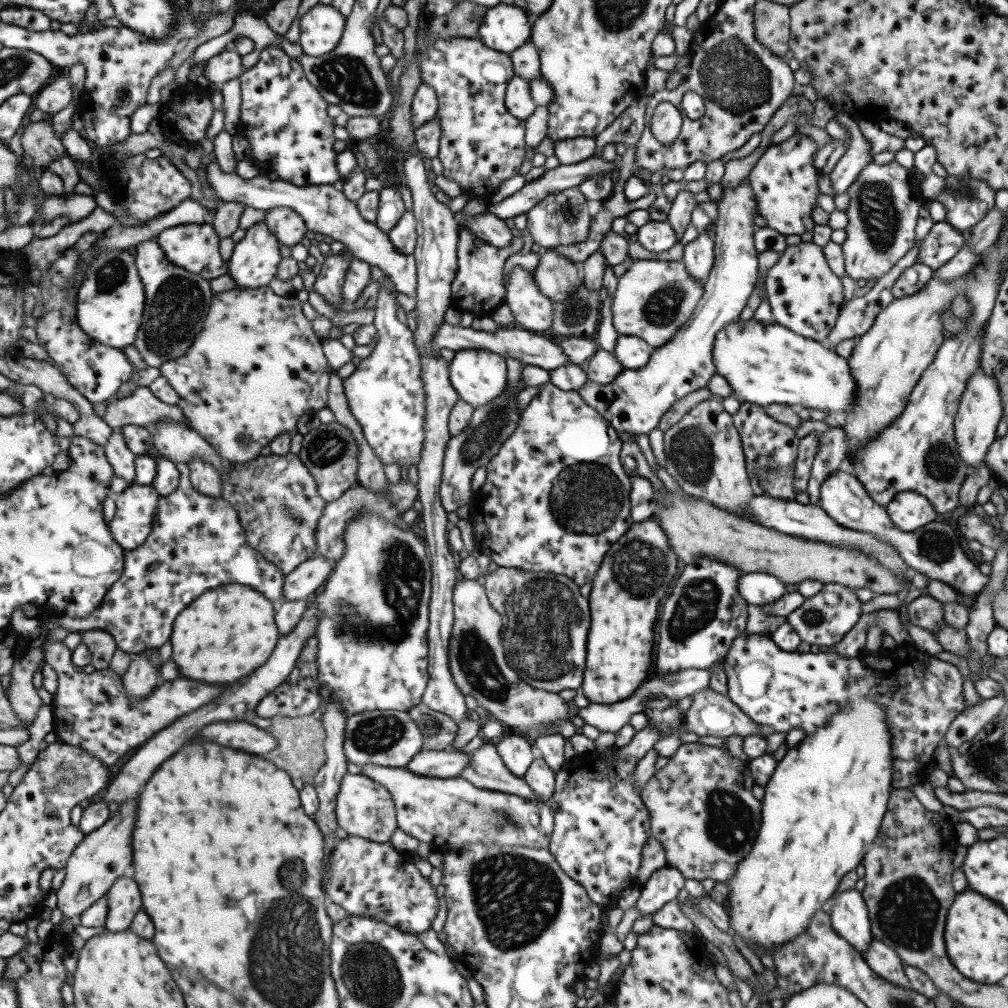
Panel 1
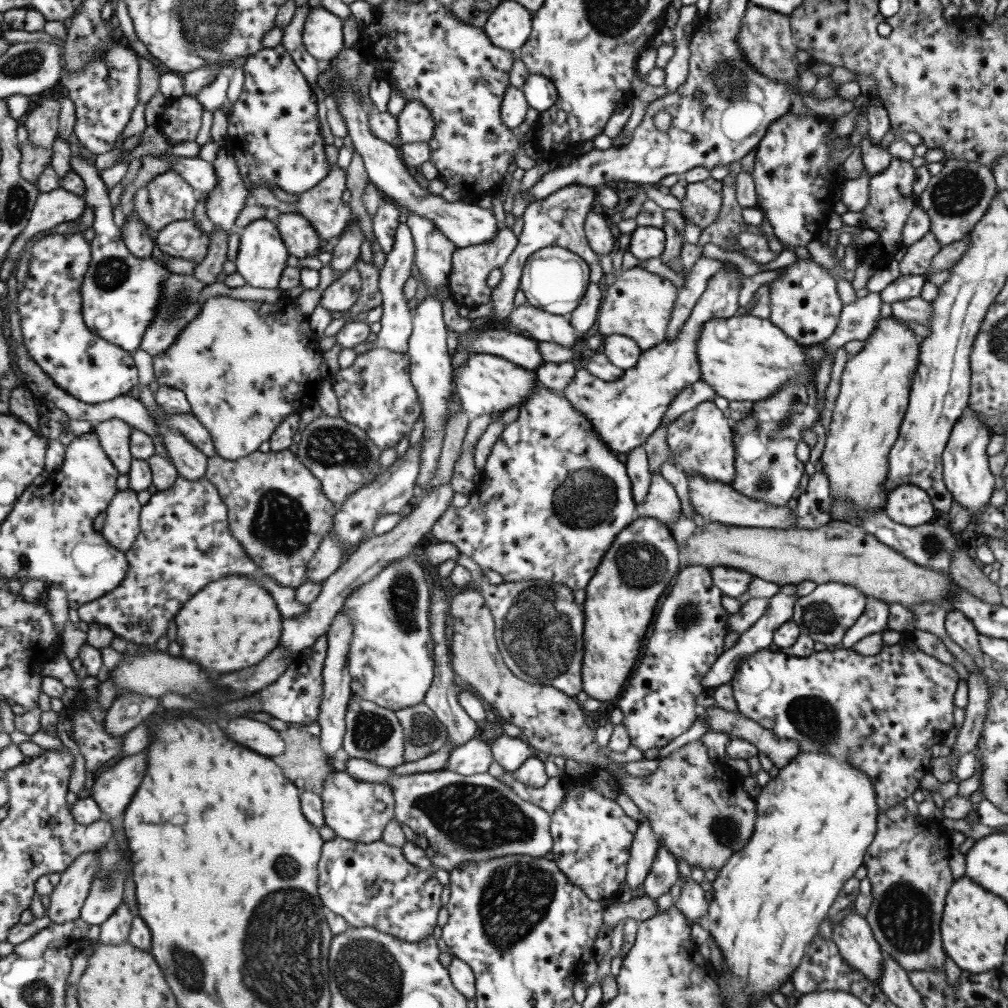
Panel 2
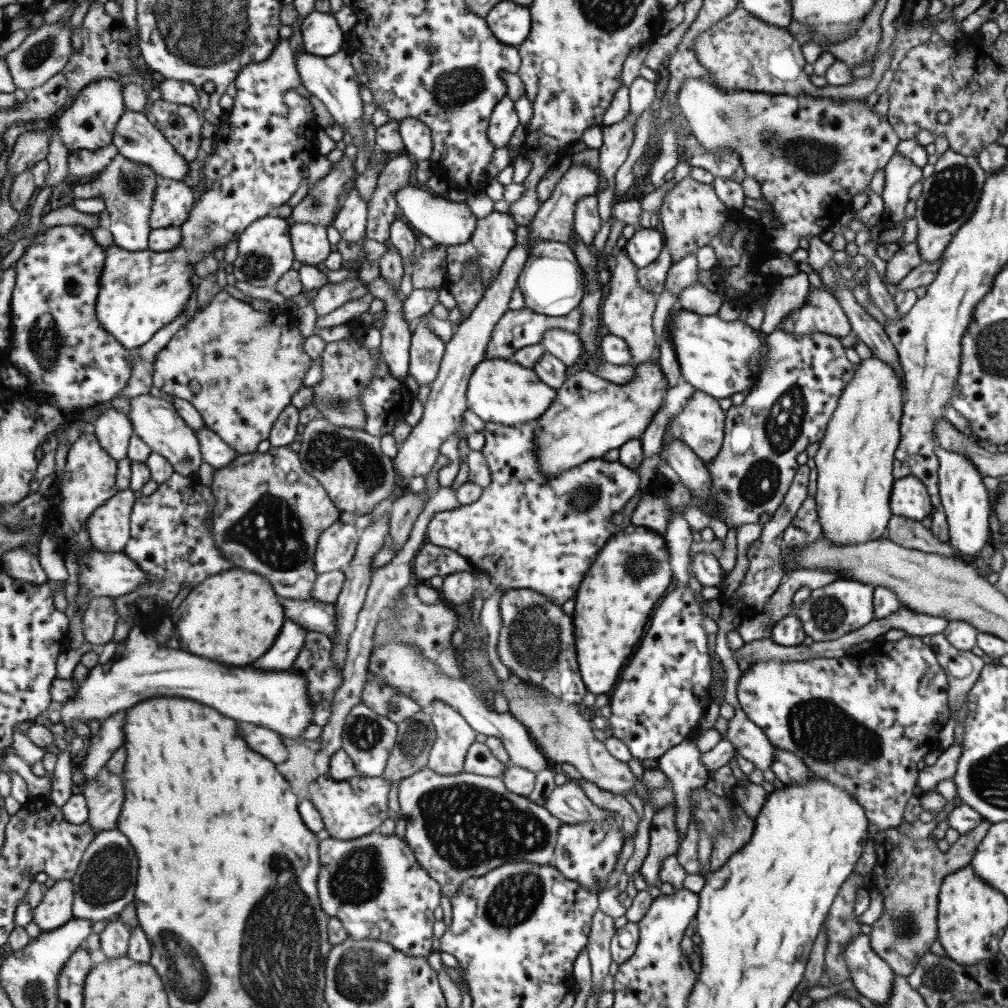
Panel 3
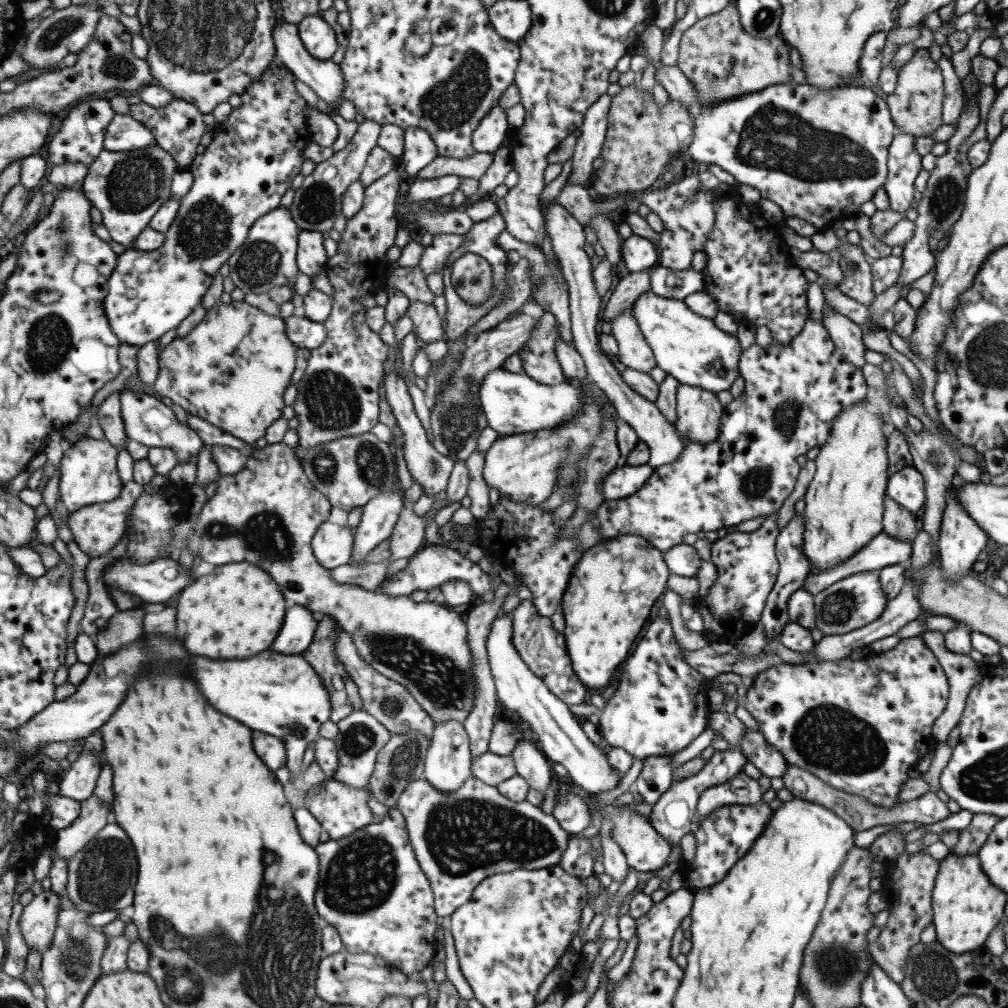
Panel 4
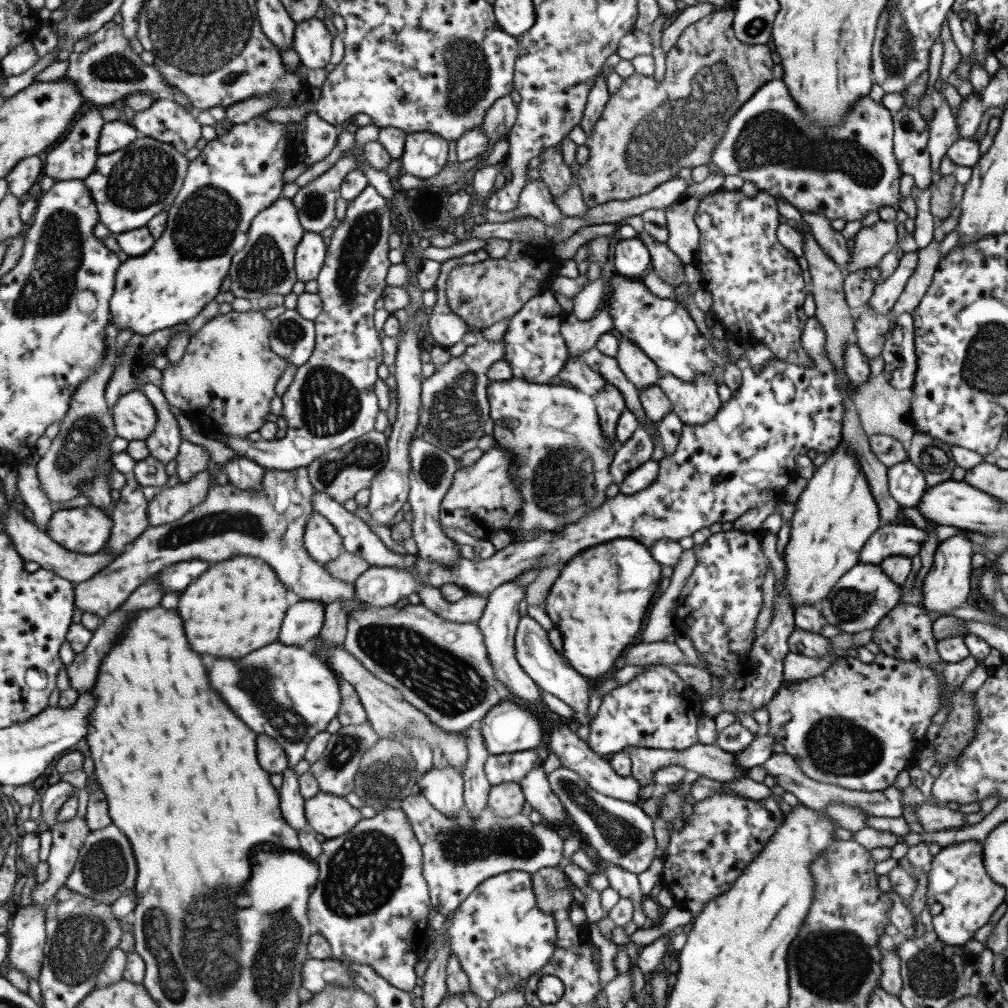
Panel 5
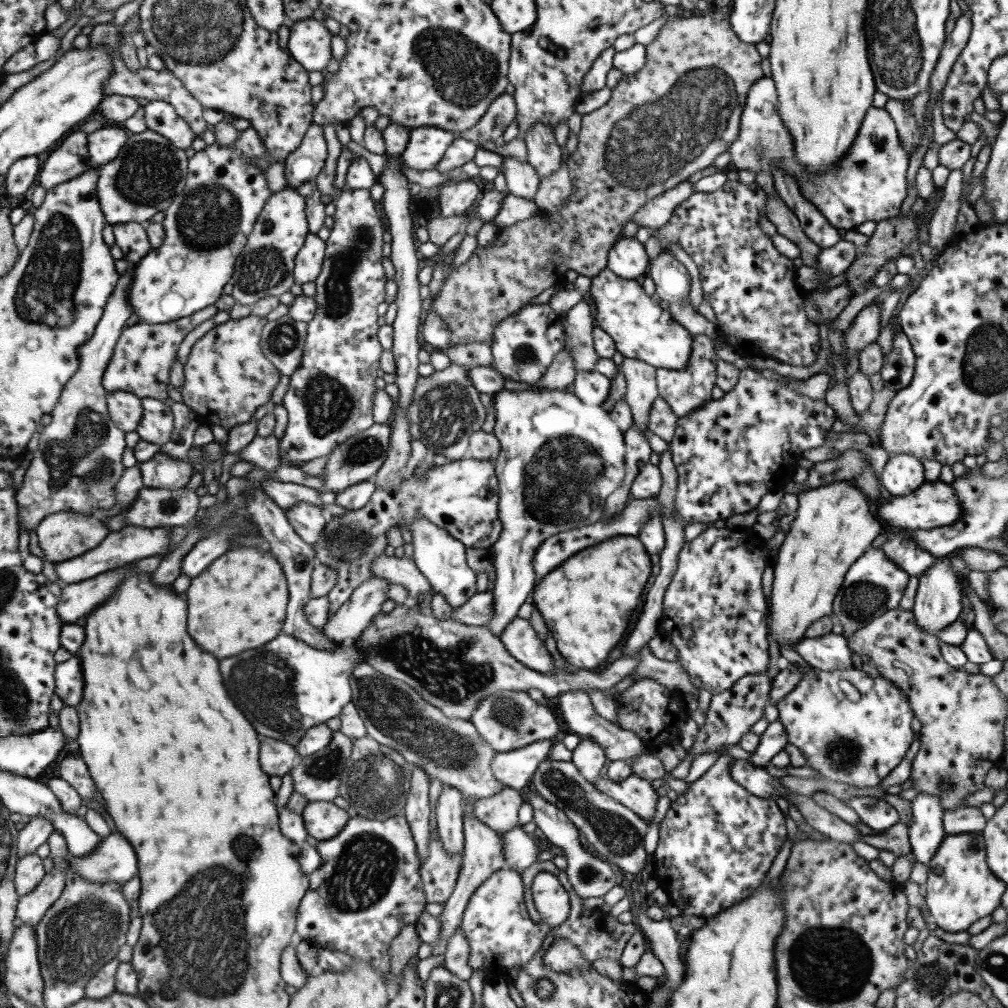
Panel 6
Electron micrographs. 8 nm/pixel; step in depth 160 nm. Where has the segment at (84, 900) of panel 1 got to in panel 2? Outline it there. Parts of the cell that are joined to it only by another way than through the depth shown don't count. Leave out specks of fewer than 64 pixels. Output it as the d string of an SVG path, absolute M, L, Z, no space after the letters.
M100 850L86 852L75 860L72 866L61 874L60 881L53 887L45 916L57 924L81 919L82 908L89 896L99 863Z

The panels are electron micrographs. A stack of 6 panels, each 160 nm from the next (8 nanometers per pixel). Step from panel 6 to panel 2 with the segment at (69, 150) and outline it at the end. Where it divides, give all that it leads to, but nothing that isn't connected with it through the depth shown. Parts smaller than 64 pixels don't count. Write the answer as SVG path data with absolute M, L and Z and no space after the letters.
M118 41L103 56L96 54L96 59L83 72L75 74L64 66L62 84L76 106L74 134L95 156L119 146L121 132L131 122L135 106L139 104L140 72L140 59L133 47Z

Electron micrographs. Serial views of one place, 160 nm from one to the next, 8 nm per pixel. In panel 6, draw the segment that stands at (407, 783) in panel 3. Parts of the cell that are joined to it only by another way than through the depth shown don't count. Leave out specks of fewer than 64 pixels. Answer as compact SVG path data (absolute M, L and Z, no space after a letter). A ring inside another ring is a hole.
M519 824L498 835L503 841L502 853L506 860L504 866L507 869L523 872L535 862L535 857L543 850L535 835L523 832ZM430 834L427 858L421 862L419 868L422 891L425 897L425 902L437 902L437 904L443 904L449 898L449 895L452 894L452 890L454 889L462 852L448 854L448 852L444 851L440 839L438 838L437 841L433 841L431 836L432 835Z

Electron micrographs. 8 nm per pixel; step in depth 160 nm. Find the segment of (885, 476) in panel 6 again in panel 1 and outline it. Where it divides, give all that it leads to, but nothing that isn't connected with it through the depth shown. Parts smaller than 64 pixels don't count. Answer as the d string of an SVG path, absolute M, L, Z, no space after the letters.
M913 491L898 492L884 507L890 521L903 532L911 532L940 519L931 503Z

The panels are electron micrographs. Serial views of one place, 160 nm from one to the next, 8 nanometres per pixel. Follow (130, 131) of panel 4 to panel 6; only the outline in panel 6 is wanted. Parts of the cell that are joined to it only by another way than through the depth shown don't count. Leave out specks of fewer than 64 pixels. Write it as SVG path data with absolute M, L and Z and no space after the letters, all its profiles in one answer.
M120 124L109 125L88 134L88 147L95 166L111 162L119 156L132 134Z

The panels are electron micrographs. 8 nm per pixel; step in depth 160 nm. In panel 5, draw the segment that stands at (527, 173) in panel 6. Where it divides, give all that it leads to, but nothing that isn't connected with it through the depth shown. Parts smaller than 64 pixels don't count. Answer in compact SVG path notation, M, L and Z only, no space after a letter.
M527 177L527 184L519 192L517 209L509 212L484 211L486 223L502 224L514 221L521 217L532 216L545 226L553 228L563 220L563 214L559 213L559 207L553 203L552 195L545 187L541 179Z

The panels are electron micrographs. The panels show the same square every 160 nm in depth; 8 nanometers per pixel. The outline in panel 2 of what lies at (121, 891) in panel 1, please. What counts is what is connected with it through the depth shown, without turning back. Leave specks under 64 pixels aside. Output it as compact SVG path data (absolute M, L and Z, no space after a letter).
M124 902L109 921L100 926L99 939L102 944L123 944L130 940L130 932L137 915Z

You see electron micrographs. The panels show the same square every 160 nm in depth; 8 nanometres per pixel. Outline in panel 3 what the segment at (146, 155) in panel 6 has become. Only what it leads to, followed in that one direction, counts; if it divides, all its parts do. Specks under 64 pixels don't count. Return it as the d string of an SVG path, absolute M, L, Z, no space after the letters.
M119 153L98 177L88 183L76 185L73 194L75 199L103 199L107 205L106 210L113 214L106 227L111 232L114 242L121 248L133 252L144 251L149 249L150 234L153 230L153 203L161 180L162 178L153 172L151 166L137 164Z

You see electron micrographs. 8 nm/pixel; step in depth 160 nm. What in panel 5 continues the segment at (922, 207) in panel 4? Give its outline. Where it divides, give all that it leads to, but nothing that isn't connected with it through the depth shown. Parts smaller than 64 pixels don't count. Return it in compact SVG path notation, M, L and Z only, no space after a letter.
M916 251L903 253L901 258L898 259L898 265L893 273L885 280L877 283L877 286L873 288L873 294L871 294L871 298L867 300L865 306L874 310L876 313L888 314L895 300L901 294L907 278L911 276L916 262Z

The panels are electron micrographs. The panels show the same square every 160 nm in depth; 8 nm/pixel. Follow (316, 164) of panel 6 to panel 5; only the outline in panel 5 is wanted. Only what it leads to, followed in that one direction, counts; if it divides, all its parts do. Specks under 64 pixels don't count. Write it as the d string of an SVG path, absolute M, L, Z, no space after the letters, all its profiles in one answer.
M315 111L309 113L304 120L304 145L306 146L306 154L308 160L300 162L307 164L307 167L313 166L313 162L325 160L337 144L337 136L339 136L340 128L326 120L323 120Z

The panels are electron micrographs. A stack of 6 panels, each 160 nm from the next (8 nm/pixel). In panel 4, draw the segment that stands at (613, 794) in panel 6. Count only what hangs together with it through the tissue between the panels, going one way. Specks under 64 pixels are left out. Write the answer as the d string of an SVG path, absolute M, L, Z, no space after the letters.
M501 611L490 624L485 640L487 665L501 709L506 713L513 711L514 718L527 722L540 751L550 763L560 764L565 768L568 778L579 791L597 794L617 787L621 775L607 762L604 747L596 747L591 743L591 738L581 731L582 721L573 716L568 706L551 694L545 684L527 669L511 644L511 633L512 614Z

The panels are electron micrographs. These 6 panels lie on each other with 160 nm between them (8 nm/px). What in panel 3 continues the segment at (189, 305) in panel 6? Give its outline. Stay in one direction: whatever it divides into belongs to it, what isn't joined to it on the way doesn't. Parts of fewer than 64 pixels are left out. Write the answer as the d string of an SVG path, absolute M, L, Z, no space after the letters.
M281 38L276 46L276 50L273 51L273 54L264 62L257 62L246 66L244 70L240 72L240 76L235 83L238 91L233 100L233 106L229 110L228 120L219 127L214 137L216 147L213 152L209 153L204 159L204 174L206 180L204 192L200 196L199 201L196 202L192 214L189 215L189 220L180 227L181 233L183 233L183 241L181 241L181 244L177 245L176 249L167 252L155 252L151 249L133 252L121 248L116 243L114 243L113 246L106 248L106 251L108 252L108 262L106 262L106 267L104 268L101 277L101 293L99 293L99 299L97 299L97 316L104 326L104 329L114 337L117 337L119 342L132 352L136 351L139 347L143 347L144 344L147 344L162 328L165 328L168 324L174 322L178 316L184 314L187 301L191 298L191 294L193 294L193 276L197 275L196 266L201 262L204 254L213 252L217 246L227 246L231 240L238 240L241 235L245 233L247 228L251 227L254 223L257 223L257 220L273 214L274 208L284 206L289 198L295 196L295 192L299 190L301 182L307 182L311 161L317 157L317 154L314 152L313 140L315 140L315 132L317 132L319 124L317 124L317 120L315 119L317 116L315 116L315 110L313 110L313 106L311 106L311 98L309 97L312 92L309 92L309 89L305 88L305 85L303 84L303 79L297 68L296 53L289 38Z

